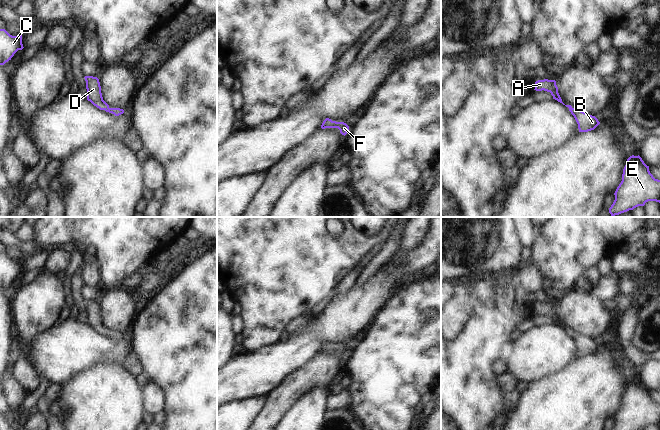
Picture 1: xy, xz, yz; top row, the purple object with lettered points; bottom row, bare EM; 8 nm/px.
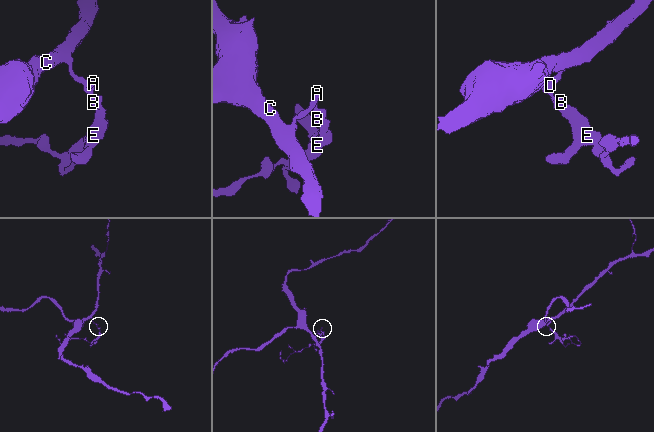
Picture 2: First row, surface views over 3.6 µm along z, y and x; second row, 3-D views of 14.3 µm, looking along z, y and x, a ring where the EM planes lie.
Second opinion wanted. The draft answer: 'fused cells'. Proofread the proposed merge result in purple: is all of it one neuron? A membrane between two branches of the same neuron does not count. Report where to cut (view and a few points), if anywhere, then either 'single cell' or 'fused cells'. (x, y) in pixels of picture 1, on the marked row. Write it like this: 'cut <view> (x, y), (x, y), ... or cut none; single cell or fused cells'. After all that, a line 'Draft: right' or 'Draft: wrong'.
cut none; single cell
Draft: wrong

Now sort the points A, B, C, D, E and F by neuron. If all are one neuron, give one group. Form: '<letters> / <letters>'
A B C D E F

